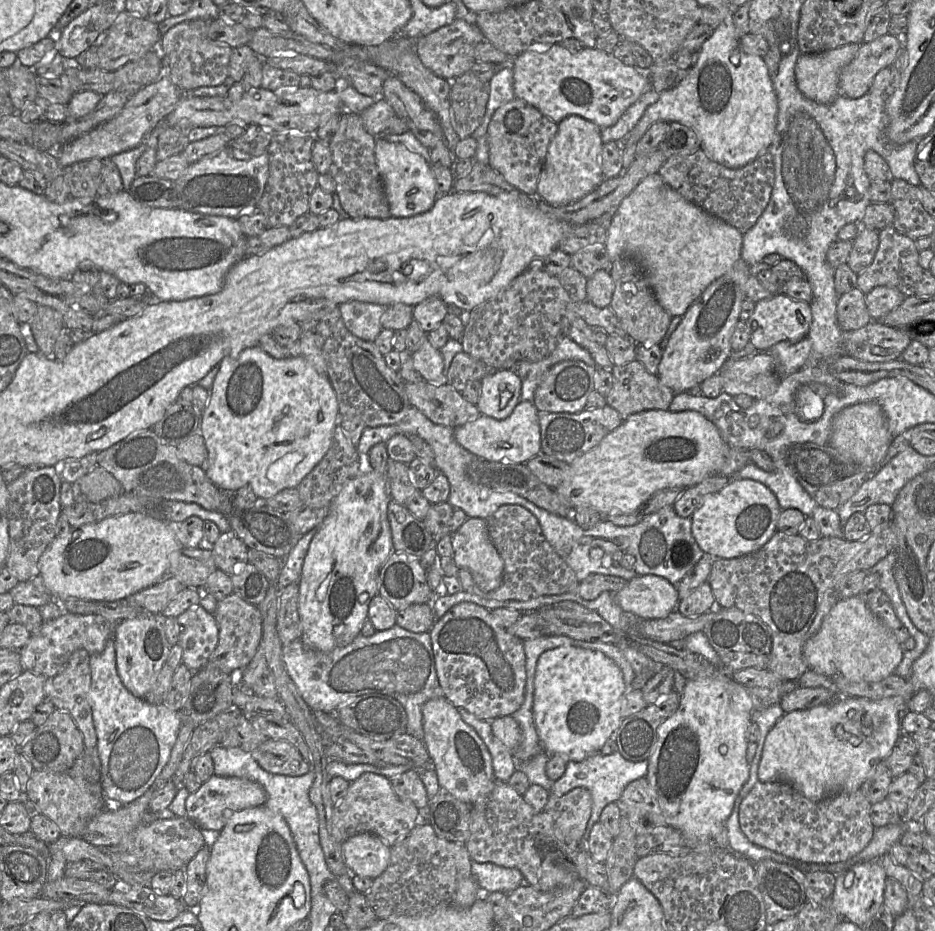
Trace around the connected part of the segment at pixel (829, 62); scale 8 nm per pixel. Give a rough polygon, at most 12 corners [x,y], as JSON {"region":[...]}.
{"region":[[861,44],[801,53],[799,91],[819,104],[841,94],[839,74]]}

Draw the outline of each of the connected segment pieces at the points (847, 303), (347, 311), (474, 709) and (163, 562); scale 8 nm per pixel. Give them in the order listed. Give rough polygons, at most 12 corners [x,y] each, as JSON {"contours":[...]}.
{"contours":[[[858,287],[839,296],[837,320],[844,332],[872,321]],[[348,301],[339,305],[346,328],[374,342],[385,306]],[[460,602],[429,631],[444,697],[479,720],[525,699],[523,640]],[[166,521],[71,527],[38,567],[59,602],[114,602],[170,576]]]}

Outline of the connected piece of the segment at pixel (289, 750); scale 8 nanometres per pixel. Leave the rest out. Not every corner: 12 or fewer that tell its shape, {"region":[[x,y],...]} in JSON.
{"region":[[267,739],[251,754],[272,774],[298,777],[310,770],[286,741]]}

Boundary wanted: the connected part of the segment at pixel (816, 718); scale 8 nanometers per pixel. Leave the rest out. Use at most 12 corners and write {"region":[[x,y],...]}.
{"region":[[839,697],[784,714],[761,782],[812,801],[861,788],[907,699]]}

